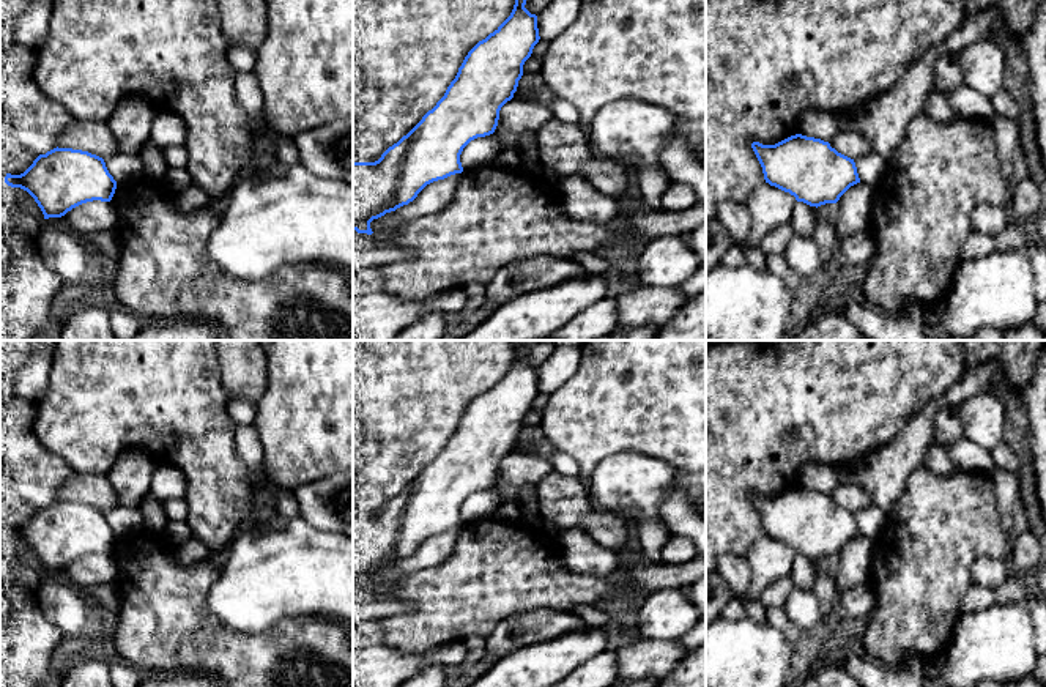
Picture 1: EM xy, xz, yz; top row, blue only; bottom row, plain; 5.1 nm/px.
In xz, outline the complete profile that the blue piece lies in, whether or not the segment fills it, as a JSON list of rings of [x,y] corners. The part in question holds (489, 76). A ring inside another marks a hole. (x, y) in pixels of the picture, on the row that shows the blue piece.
[[[515,0],[510,16],[485,39],[479,41],[465,57],[455,79],[444,96],[422,120],[397,143],[389,147],[375,162],[353,162],[353,230],[372,235],[370,222],[413,202],[430,183],[462,173],[465,169],[491,165],[499,154],[501,143],[493,136],[501,107],[514,98],[523,65],[539,43],[537,16],[526,8],[526,0]]]

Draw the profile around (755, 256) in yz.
[[[759,246],[745,251],[747,263],[756,269],[767,269],[766,254]]]

